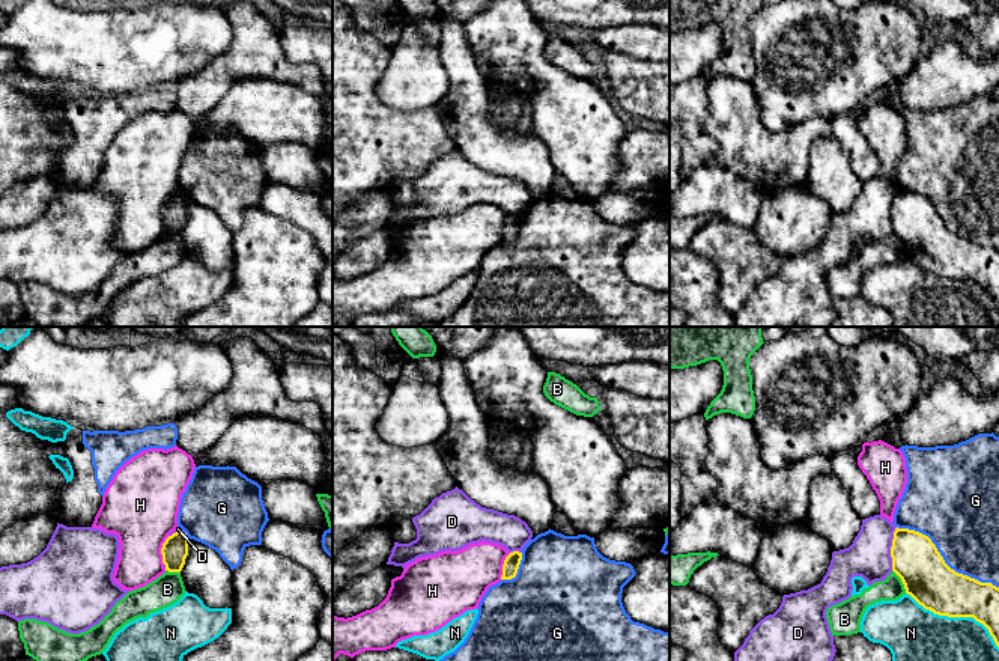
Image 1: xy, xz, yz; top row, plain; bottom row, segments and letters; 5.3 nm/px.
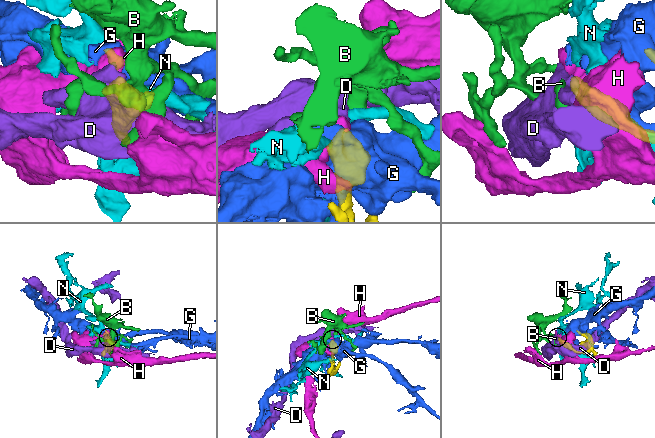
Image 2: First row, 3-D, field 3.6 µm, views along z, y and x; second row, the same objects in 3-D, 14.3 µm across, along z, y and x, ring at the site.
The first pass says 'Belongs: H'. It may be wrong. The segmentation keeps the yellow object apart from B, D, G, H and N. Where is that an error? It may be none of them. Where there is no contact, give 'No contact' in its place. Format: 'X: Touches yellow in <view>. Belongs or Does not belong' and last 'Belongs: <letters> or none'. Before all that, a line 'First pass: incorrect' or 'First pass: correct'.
First pass: correct
B: Touches yellow in yz. Does not belong
D: Touches yellow in yz. Does not belong
G: Touches yellow in yz. Does not belong
H: Touches yellow in xy. Belongs
N: Touches yellow in yz. Does not belong
Belongs: H

